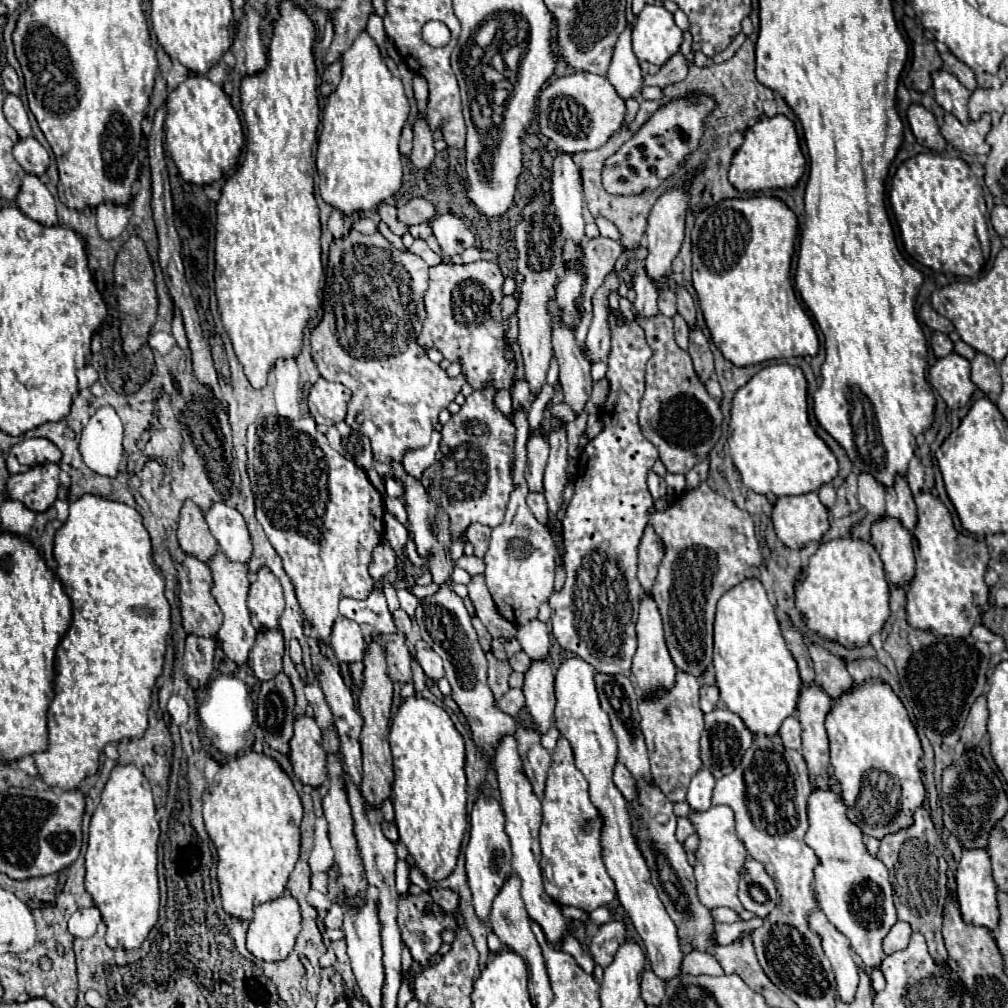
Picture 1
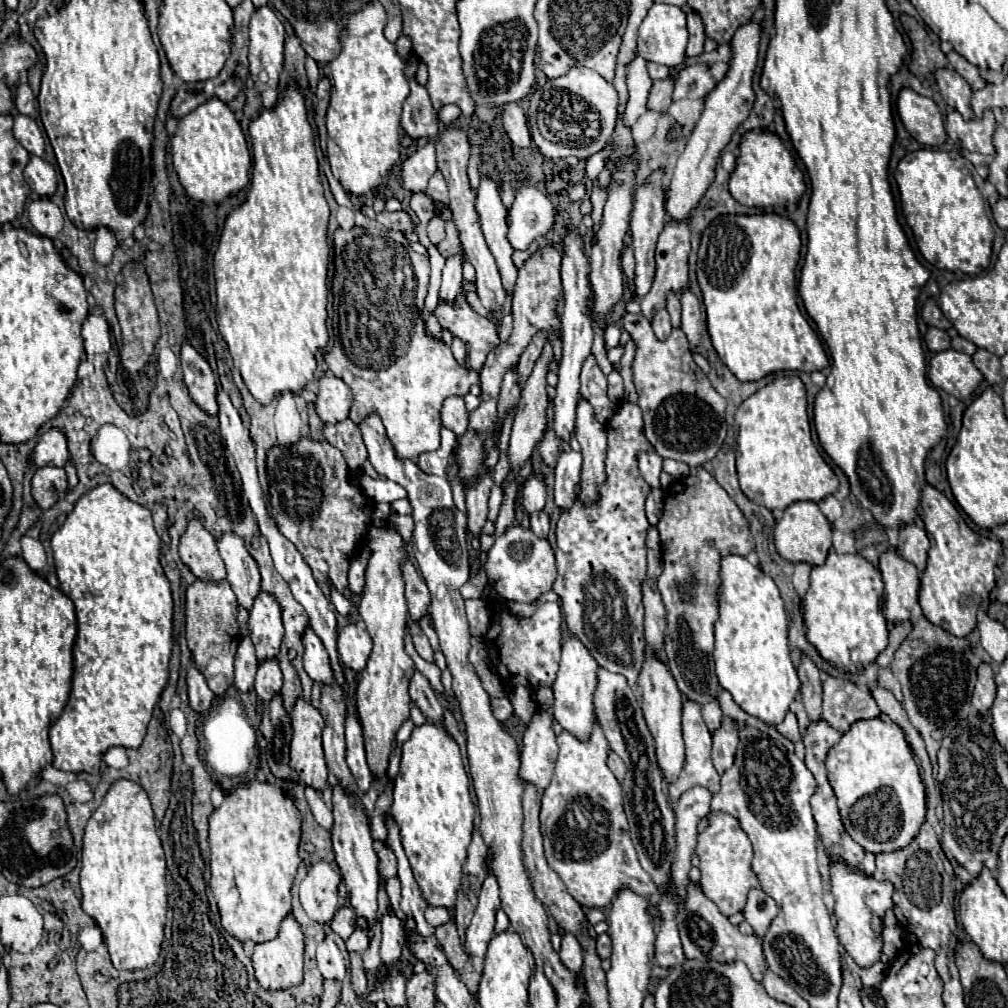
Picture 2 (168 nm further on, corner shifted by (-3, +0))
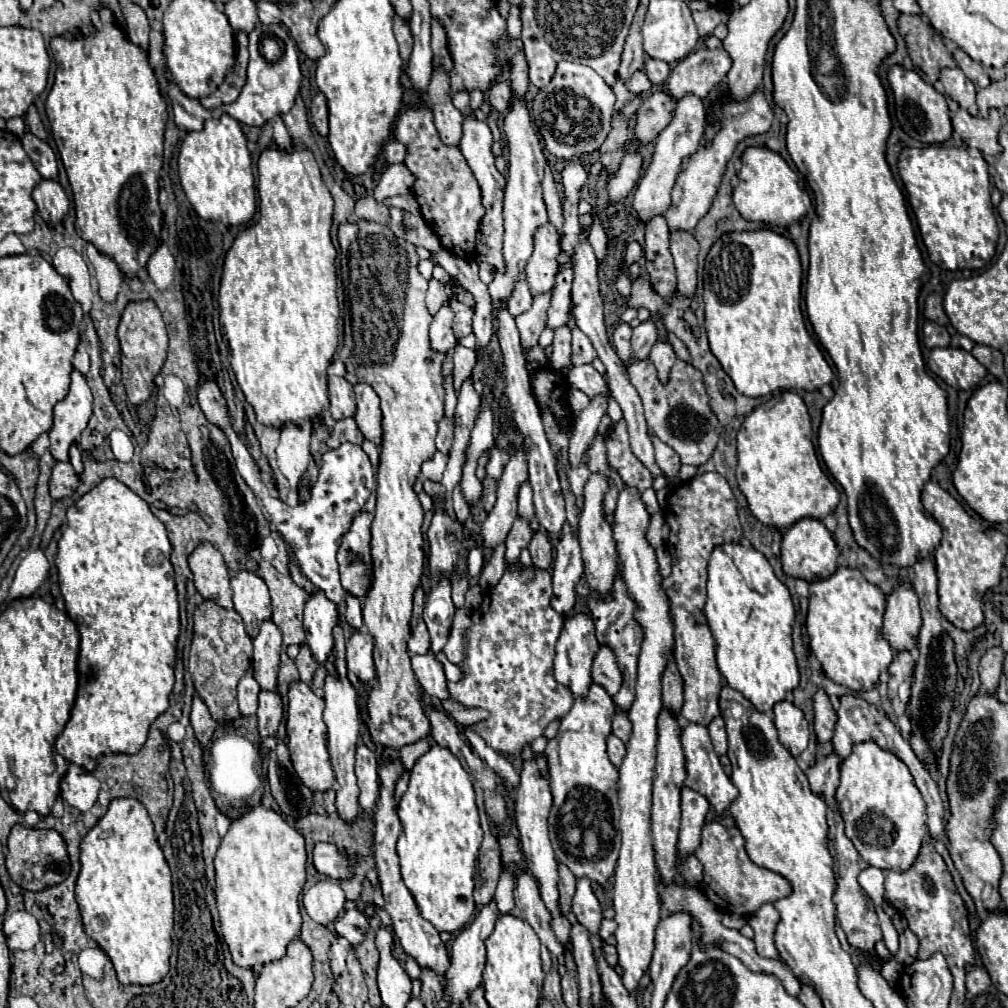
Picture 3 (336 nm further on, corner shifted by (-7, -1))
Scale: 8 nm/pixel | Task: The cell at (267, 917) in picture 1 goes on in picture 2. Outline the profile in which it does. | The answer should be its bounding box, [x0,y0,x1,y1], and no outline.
[253,914,303,990]

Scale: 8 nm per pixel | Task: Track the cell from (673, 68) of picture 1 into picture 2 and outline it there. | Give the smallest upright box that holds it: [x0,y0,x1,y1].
[647,78,673,112]

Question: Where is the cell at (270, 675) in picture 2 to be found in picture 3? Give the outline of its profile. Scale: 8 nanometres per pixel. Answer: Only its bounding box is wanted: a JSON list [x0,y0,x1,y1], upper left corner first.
[257,691,283,737]

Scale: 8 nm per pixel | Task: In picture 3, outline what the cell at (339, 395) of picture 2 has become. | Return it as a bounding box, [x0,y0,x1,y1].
[329,377,357,421]

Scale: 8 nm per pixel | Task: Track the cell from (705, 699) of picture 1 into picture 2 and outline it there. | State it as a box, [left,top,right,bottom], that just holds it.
[703,700,723,732]

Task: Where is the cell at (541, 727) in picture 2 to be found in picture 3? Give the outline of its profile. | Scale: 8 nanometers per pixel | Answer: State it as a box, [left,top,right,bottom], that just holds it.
[515,753,571,943]

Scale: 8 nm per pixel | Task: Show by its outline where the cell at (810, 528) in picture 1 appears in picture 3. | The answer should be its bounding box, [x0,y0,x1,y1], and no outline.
[781,517,839,583]

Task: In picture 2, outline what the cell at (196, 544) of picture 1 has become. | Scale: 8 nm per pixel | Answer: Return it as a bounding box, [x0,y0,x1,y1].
[179,520,227,582]

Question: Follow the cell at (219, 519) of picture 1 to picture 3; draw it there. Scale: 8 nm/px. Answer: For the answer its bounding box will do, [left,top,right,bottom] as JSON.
[231,569,271,637]

